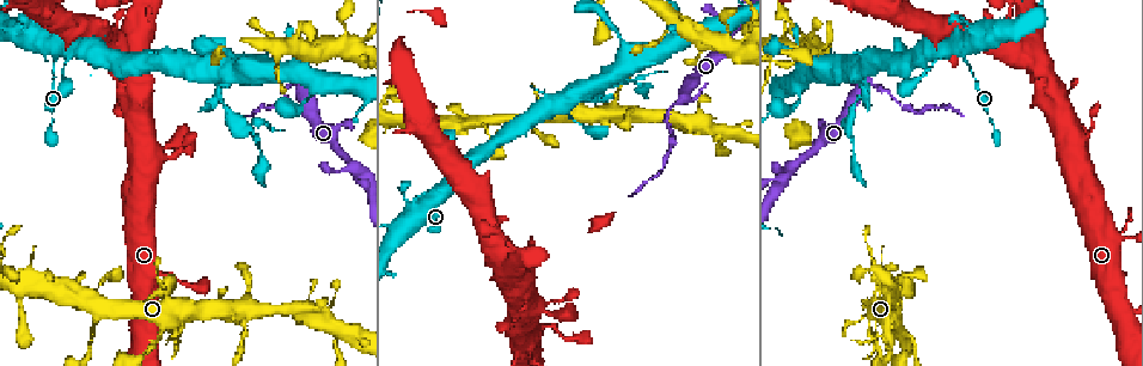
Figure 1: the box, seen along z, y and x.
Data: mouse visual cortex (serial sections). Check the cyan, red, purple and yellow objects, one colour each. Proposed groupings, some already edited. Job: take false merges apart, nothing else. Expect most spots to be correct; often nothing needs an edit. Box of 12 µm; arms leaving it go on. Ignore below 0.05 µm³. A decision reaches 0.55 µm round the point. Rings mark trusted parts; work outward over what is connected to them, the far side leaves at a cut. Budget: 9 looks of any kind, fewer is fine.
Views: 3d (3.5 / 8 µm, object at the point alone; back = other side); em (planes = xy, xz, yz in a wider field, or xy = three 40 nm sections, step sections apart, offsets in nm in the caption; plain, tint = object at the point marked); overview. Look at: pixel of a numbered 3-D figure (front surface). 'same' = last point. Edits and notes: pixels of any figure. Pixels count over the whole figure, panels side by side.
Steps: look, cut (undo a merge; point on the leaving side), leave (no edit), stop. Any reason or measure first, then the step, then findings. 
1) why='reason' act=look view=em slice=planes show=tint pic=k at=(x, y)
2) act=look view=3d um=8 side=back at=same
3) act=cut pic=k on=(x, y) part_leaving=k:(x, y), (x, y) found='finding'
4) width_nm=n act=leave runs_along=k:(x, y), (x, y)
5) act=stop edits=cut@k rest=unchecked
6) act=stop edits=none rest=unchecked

why='four-way junction' act=look view=3d um=3.5 pic=1 at=(105, 309)

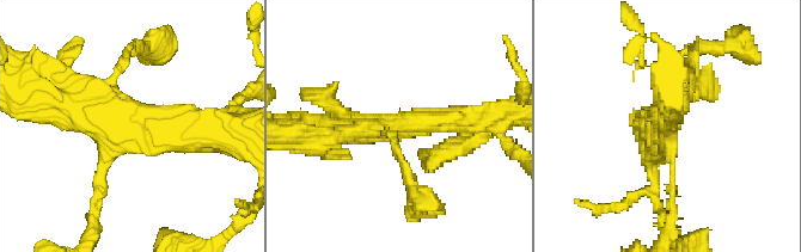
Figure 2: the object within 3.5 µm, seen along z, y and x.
arms=4 arm_widths_nm=100,100,350,400 act=look view=em slice=xy step=5 show=tint pic=2 at=(401, 122)

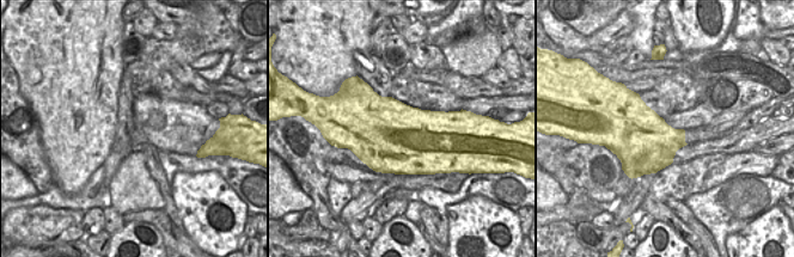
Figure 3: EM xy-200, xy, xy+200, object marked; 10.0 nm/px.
width_nm=750 act=leave runs_along=2:(213, 127), (124, 123), (59, 102) found='one cell here'

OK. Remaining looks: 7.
why='four-way junction' act=look view=3d um=3.5 pic=1 at=(24, 284)

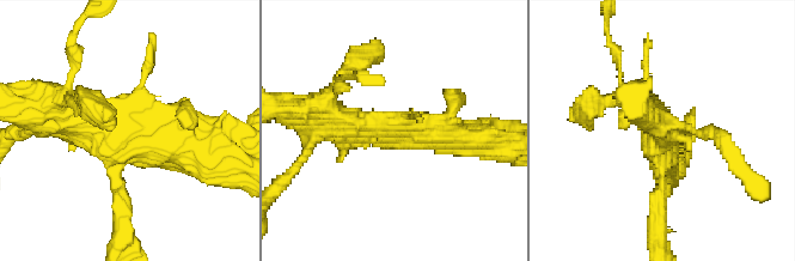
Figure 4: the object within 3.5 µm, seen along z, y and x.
act=look view=em slice=xy step=5 show=tint pic=4 at=(399, 131)

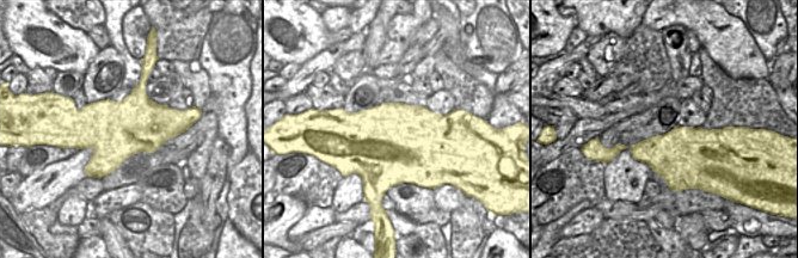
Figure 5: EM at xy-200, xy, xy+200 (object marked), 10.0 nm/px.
act=look view=em slice=xy step=2 show=tint at=same

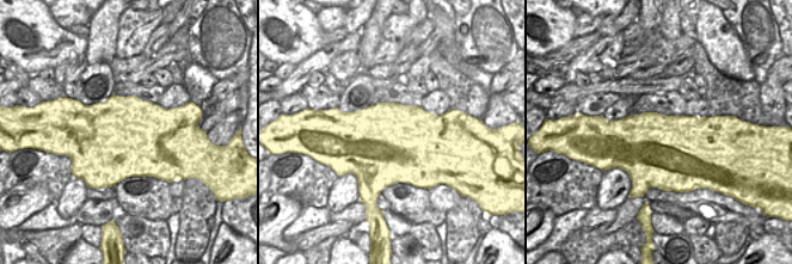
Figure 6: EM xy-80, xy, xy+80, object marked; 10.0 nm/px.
width_nm=850 act=leave runs_along=4:(212, 149), (105, 133), (61, 108) found='continuous, no second cell'

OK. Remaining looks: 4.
why='thin neck' act=look view=em slice=planes show=tint pic=1 at=(855, 105)

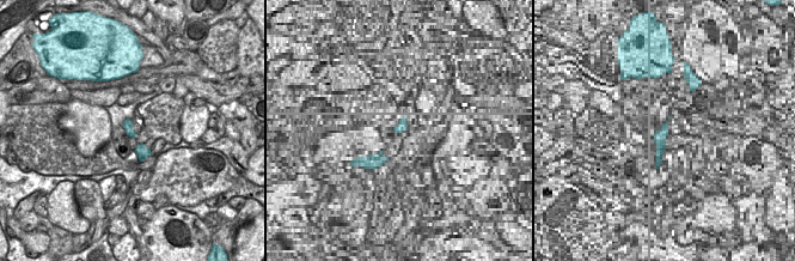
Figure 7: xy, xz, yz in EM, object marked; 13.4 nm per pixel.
act=look view=3d um=3.5 at=same

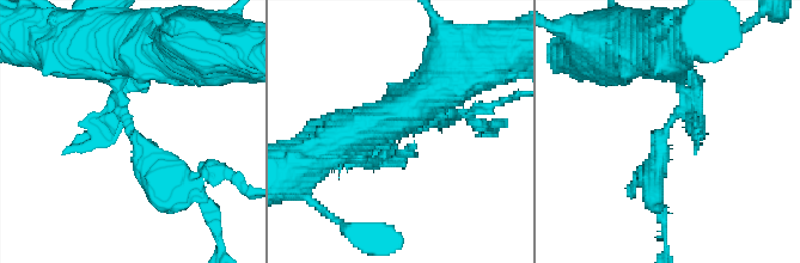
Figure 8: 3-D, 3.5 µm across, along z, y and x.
width_nm=130 act=leave runs_along=8:(98, 65), (116, 79), (123, 123), (175, 182) found='all the same cell'

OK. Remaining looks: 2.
why='thick turns thin' act=look view=3d um=3.5 side=back pic=1 at=(670, 110)

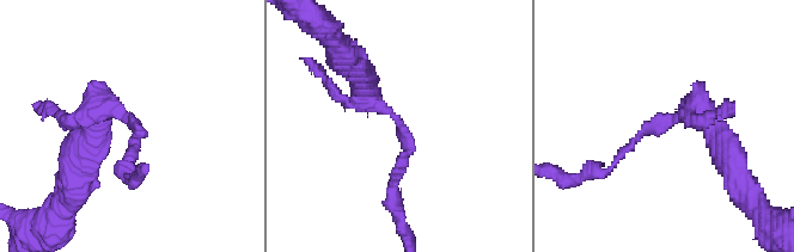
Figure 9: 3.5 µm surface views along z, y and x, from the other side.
act=look view=em slice=xy step=2 show=tint pic=9 at=(673, 117)

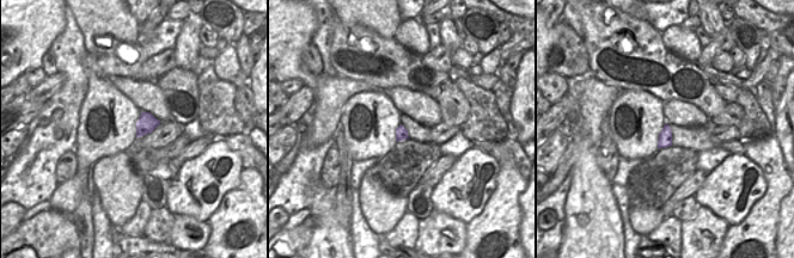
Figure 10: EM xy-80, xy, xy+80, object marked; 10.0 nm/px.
act=cut pic=9 on=(139, 134) found='a second cell is stuck on'

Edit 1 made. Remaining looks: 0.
act=stop edits=cut@9 rest=unchecked

